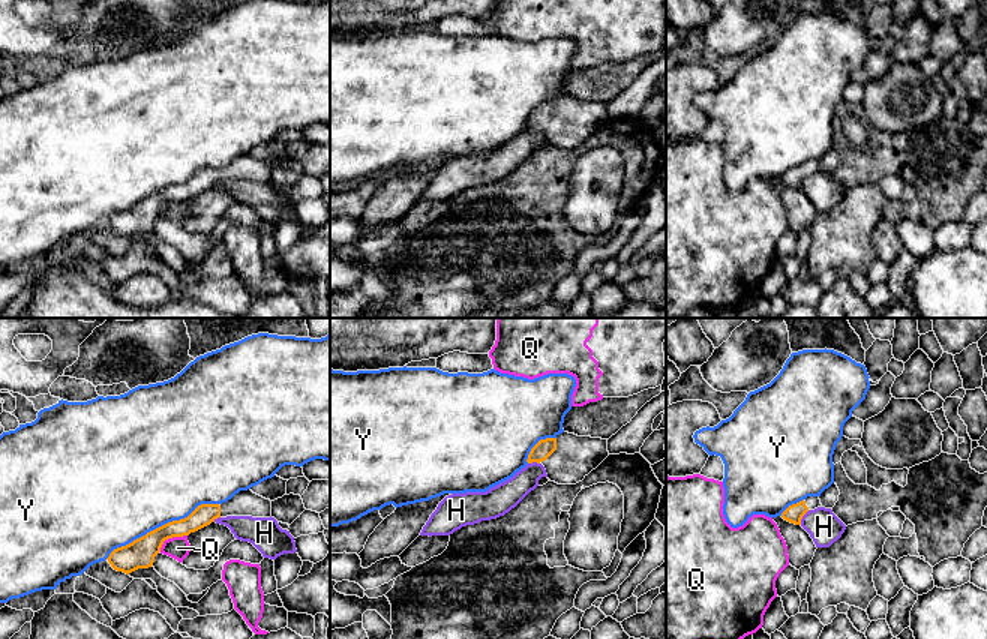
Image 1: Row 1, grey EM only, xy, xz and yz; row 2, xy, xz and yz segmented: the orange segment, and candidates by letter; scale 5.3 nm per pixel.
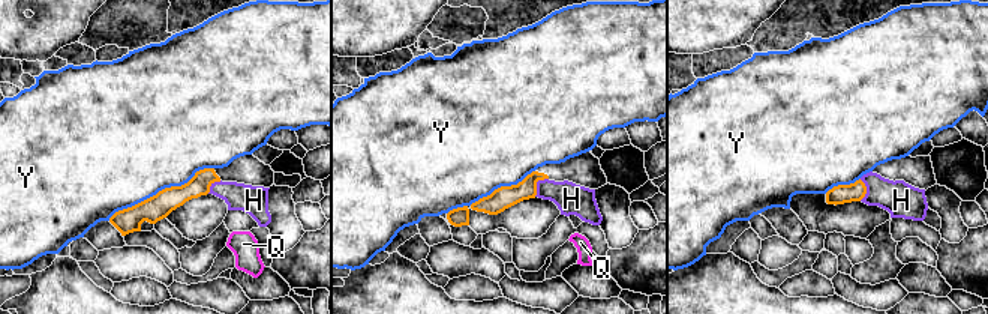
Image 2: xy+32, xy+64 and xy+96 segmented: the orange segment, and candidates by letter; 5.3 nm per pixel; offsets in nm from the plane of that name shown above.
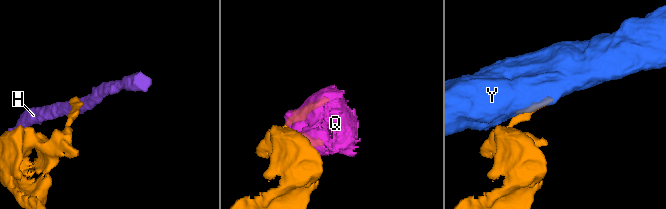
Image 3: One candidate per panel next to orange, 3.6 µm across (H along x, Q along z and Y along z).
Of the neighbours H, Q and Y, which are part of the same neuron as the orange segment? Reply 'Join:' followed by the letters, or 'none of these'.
Join: none of these

